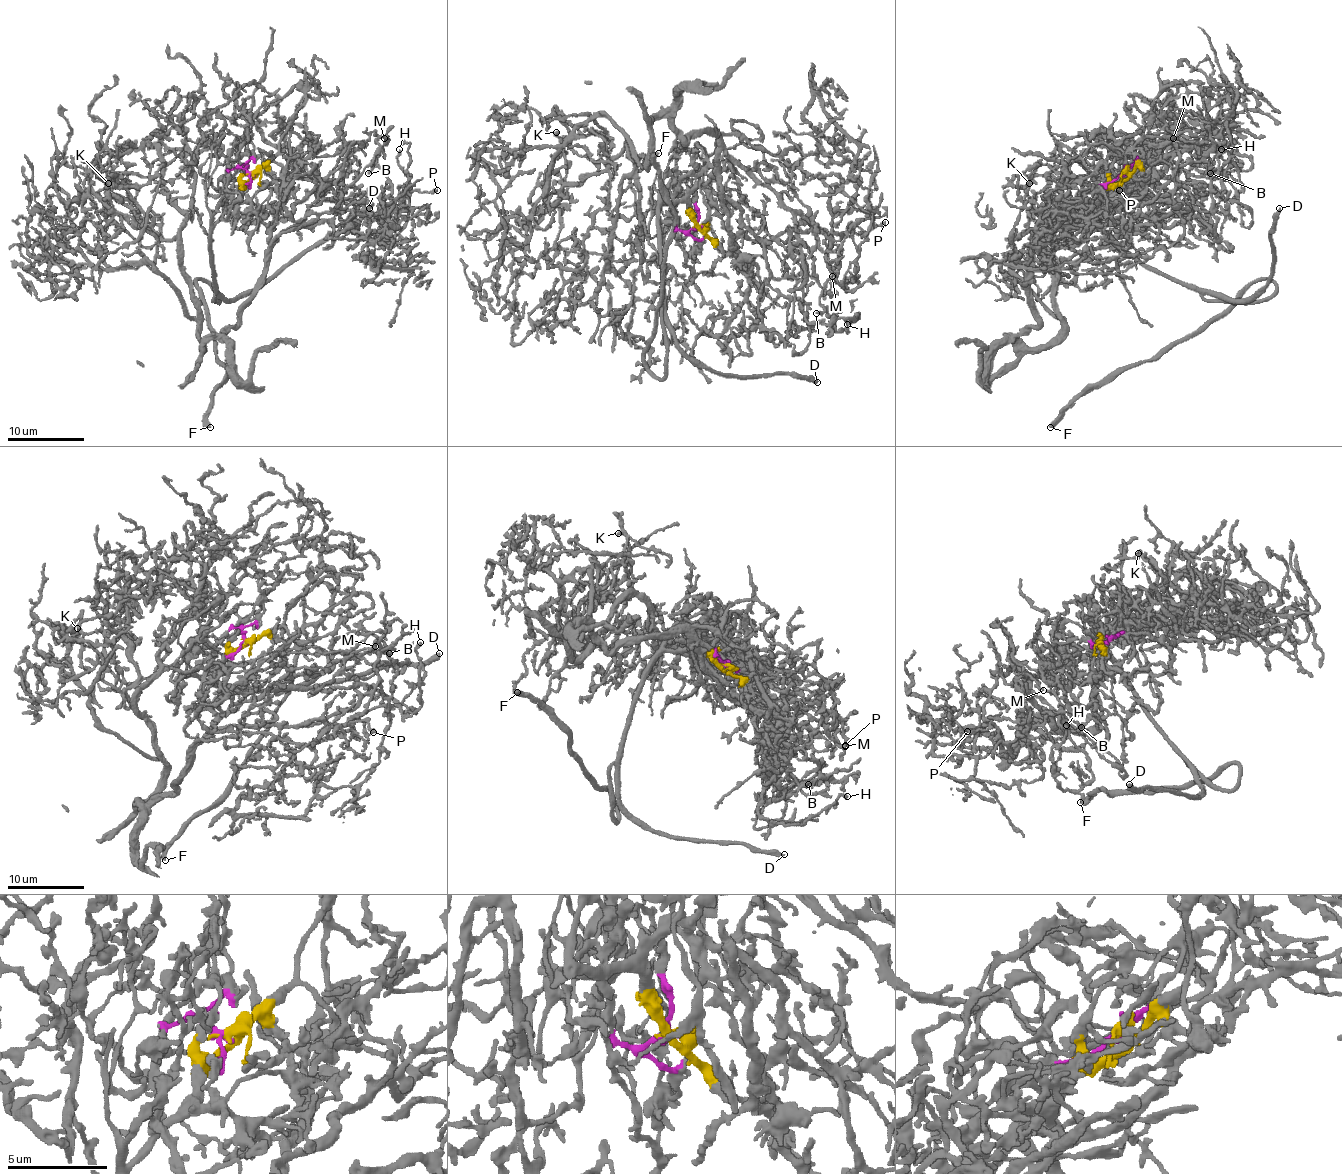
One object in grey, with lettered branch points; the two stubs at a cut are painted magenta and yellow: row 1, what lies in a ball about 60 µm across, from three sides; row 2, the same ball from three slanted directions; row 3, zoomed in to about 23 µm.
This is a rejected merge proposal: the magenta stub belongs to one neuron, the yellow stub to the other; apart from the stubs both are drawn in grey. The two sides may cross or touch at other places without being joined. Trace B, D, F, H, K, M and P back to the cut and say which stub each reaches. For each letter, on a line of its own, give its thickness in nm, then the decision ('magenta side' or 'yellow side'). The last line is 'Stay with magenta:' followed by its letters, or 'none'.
B: 240 nm thick; magenta side
D: 400 nm thick; yellow side
F: 400 nm thick; yellow side
H: 320 nm thick; magenta side
K: 360 nm thick; magenta side
M: 300 nm thick; magenta side
P: 320 nm thick; magenta side
Stay with magenta: B, H, K, M, P

